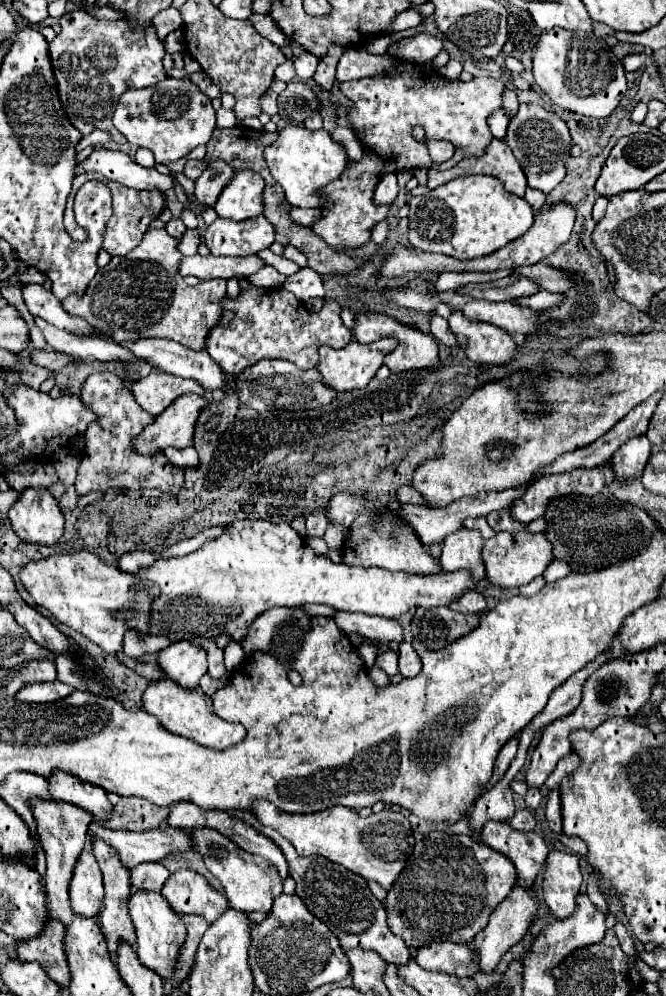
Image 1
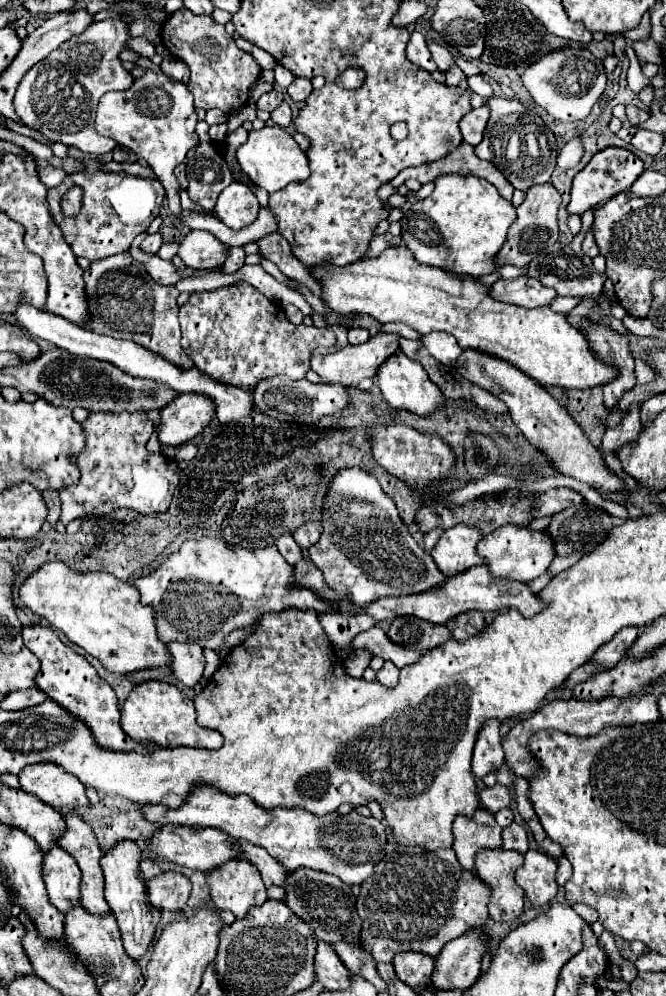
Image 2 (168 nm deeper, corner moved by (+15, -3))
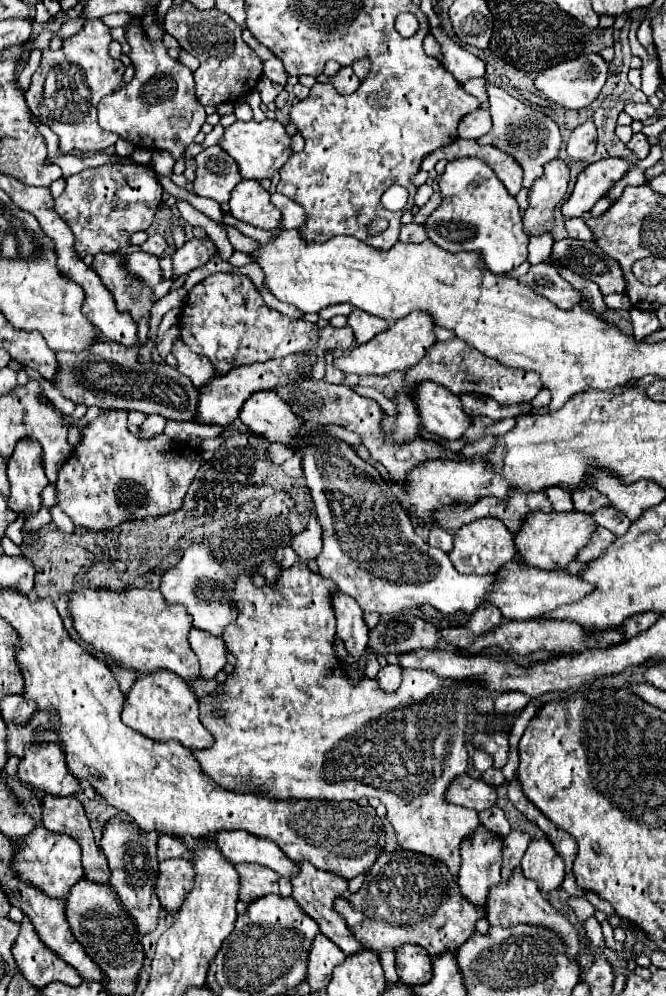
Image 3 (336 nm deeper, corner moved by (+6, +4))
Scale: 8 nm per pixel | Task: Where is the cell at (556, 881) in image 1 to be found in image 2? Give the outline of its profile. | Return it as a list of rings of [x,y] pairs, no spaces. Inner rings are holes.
[[[530,849],[524,855],[524,863],[522,867],[516,869],[514,877],[534,907],[548,905],[556,897],[558,891],[558,885],[554,881],[556,869],[558,861],[546,855],[544,851]]]

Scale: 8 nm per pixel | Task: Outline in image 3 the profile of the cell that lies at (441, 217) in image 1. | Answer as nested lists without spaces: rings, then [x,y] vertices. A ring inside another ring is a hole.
[[[461,158],[461,160],[447,162],[445,172],[441,174],[441,180],[439,180],[439,192],[441,192],[441,206],[423,224],[427,238],[433,244],[437,244],[439,248],[453,252],[453,254],[461,252],[461,250],[477,252],[483,256],[487,268],[497,274],[505,274],[527,260],[529,238],[523,232],[517,200],[507,192],[503,182],[479,158]]]

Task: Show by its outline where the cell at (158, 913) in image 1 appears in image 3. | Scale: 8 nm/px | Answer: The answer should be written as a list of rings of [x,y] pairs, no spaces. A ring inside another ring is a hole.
[[[113,818],[113,822],[105,824],[103,840],[101,840],[101,850],[105,852],[111,868],[111,886],[119,894],[121,904],[135,918],[139,934],[153,932],[161,912],[161,904],[155,896],[155,880],[159,870],[157,866],[159,862],[155,856],[157,838],[159,838],[157,832],[145,832],[135,822],[121,822]]]

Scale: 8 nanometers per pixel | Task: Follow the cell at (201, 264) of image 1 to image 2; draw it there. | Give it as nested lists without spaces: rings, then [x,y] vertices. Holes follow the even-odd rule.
[[[154,255],[152,259],[148,259],[148,261],[144,263],[144,267],[148,269],[148,275],[150,275],[156,283],[160,283],[160,285],[176,285],[176,281],[178,281],[180,277],[192,275],[192,269],[188,269],[188,267],[184,267],[184,271],[178,273],[170,261],[160,259],[158,255]]]

